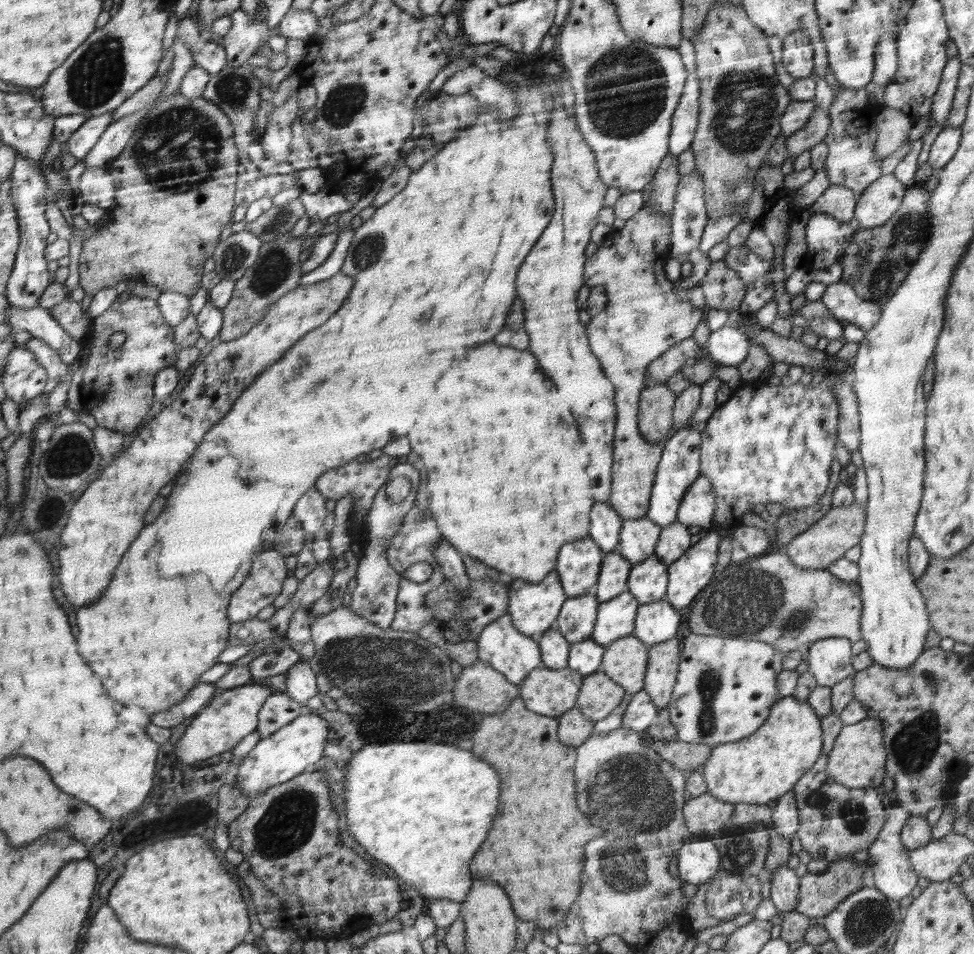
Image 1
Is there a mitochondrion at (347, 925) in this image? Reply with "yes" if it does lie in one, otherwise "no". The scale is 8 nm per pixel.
no

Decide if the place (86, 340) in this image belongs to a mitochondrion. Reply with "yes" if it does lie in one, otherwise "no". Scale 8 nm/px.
no

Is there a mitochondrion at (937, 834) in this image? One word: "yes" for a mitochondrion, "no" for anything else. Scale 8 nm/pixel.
no

